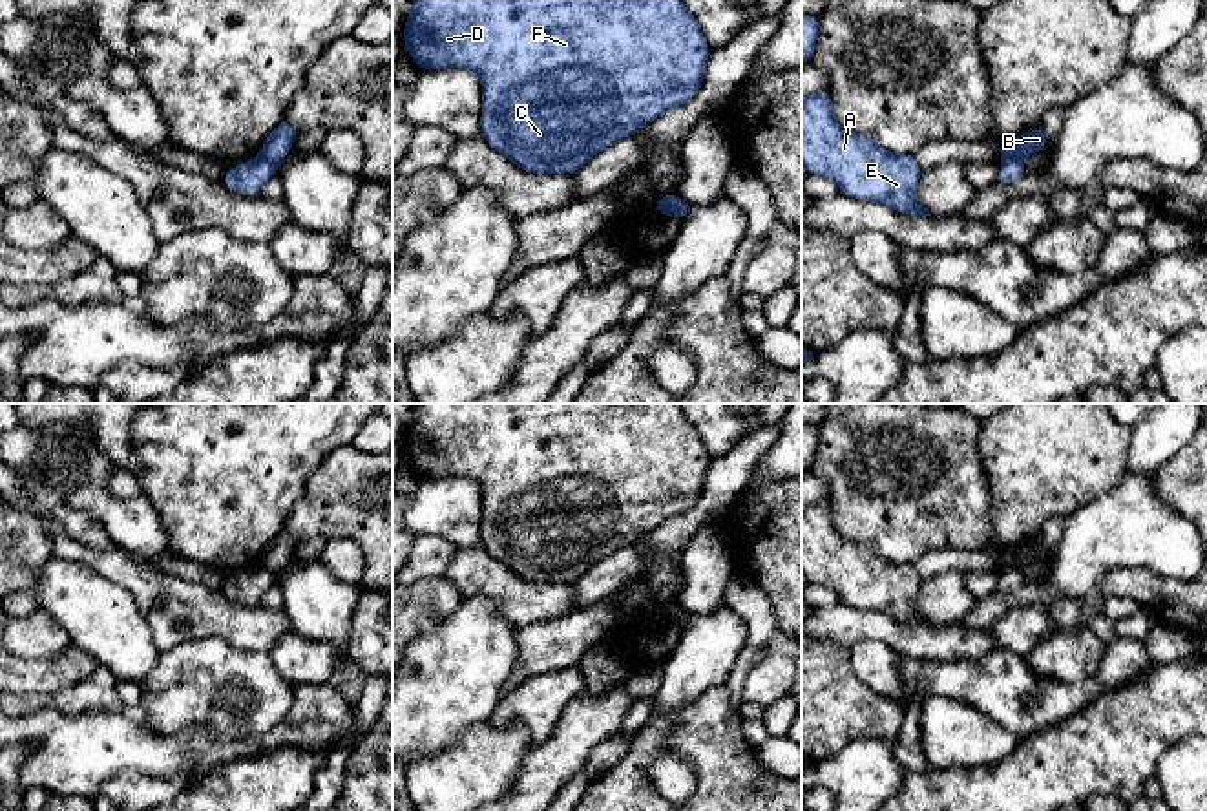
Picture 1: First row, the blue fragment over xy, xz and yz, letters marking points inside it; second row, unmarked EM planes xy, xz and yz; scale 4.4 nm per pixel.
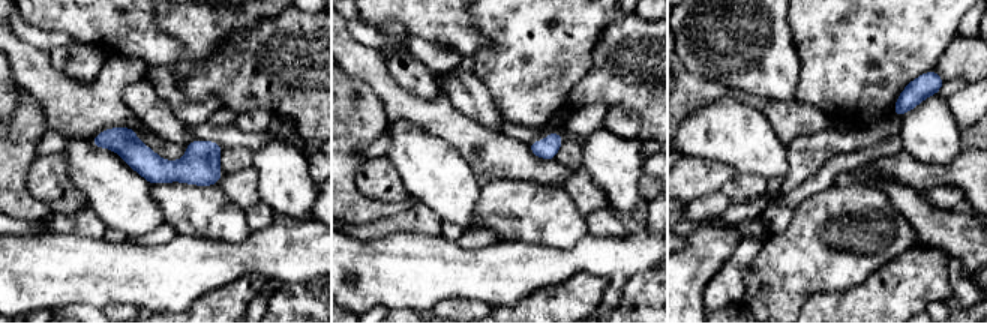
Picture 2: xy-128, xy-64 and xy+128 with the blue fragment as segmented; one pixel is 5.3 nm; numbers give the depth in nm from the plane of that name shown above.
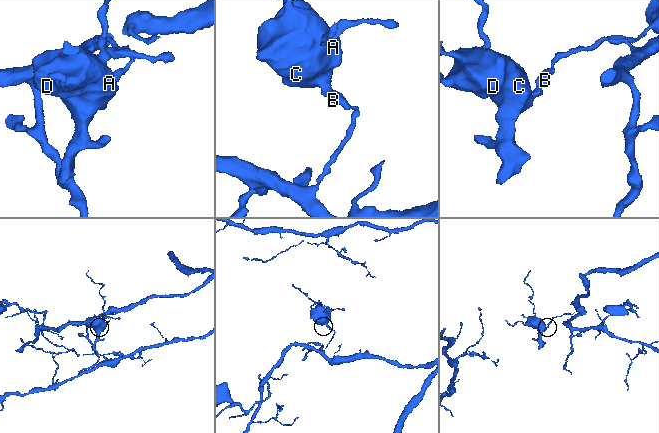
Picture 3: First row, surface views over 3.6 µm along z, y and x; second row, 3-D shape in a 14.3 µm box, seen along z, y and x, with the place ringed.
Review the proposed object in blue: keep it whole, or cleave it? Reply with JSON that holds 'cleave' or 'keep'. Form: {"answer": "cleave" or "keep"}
{"answer": "cleave"}

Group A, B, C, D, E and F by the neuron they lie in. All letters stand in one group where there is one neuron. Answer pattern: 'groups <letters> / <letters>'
groups A C D E F / B

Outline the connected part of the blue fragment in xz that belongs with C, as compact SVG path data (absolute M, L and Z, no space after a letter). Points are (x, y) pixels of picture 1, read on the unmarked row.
M415 404L402 440L420 479L473 479L482 490L486 552L530 583L572 585L595 563L690 511L710 457L677 404Z

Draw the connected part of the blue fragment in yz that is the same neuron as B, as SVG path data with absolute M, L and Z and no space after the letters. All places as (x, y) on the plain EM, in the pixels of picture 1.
M1034 535L1023 544L1002 550L1001 552L1001 566L1002 568L1019 568L1023 570L1024 566L1035 563L1035 561L1044 561L1048 557L1046 553L1046 544L1041 535Z

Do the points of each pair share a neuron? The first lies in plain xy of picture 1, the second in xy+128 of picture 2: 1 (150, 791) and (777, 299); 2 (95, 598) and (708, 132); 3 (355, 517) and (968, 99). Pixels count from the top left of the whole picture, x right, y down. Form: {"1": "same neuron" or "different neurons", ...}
{"1": "same neuron", "2": "same neuron", "3": "different neurons"}

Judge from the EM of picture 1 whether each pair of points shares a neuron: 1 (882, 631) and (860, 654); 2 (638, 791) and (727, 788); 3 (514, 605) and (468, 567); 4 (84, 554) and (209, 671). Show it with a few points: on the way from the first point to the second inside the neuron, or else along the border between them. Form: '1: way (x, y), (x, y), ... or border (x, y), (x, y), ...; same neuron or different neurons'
1: border (848, 647), (859, 642), (879, 640), (899, 656); different neurons
2: way (640, 760), (658, 742), (685, 742), (700, 757); same neuron
3: way (503, 594), (486, 578), (479, 576); same neuron
4: border (223, 638), (187, 640), (161, 653); different neurons

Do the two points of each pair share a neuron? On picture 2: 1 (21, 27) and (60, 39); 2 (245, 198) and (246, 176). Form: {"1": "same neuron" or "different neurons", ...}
{"1": "same neuron", "2": "same neuron"}

